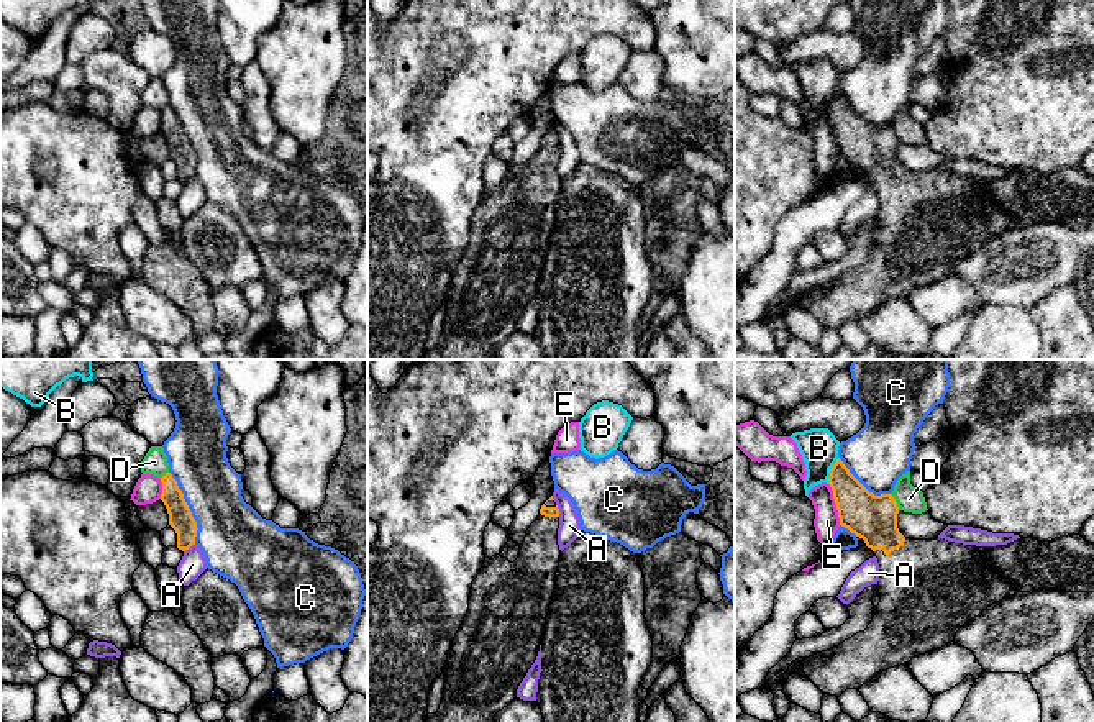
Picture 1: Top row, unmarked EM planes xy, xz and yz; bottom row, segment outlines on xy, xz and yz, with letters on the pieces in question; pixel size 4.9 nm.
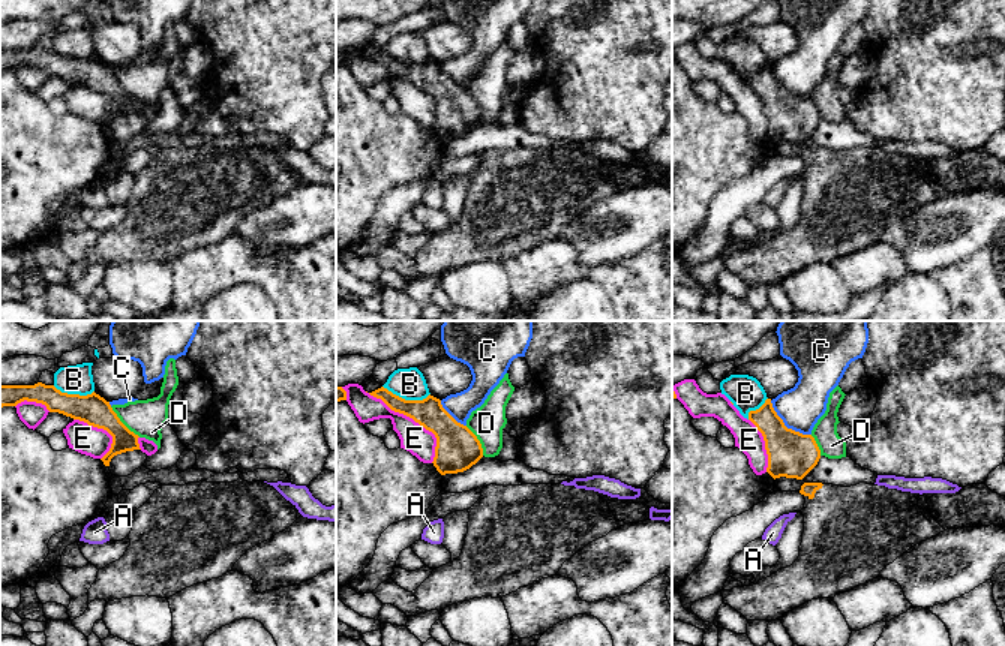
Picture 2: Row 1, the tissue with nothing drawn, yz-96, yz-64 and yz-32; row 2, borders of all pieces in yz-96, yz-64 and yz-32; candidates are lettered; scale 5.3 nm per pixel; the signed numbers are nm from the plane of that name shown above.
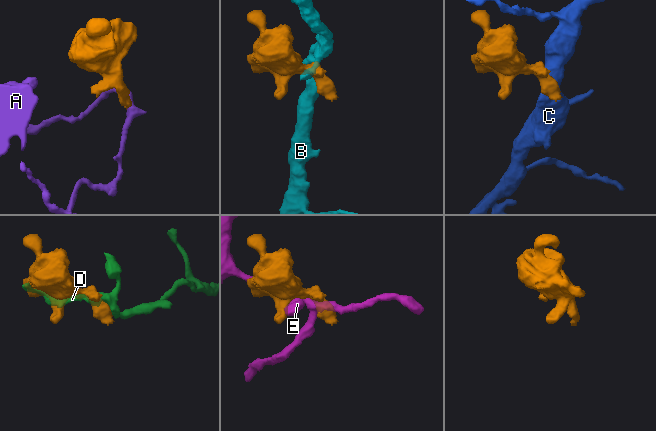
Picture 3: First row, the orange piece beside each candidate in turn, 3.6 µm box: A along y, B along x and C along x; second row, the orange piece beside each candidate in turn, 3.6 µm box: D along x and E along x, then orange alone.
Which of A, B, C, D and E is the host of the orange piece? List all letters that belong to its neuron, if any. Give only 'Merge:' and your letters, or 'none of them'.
Merge: none of them

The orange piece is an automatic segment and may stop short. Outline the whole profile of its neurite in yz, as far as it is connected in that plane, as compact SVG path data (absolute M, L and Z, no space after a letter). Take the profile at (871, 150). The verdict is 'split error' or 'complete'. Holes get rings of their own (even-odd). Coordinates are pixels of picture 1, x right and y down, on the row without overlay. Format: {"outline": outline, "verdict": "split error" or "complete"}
{"outline": "M838 90L830 102L840 158L863 171L879 195L881 235L864 264L804 290L805 308L840 330L879 305L941 281L989 238L1019 223L989 203L976 177L910 172L897 161L892 126L869 125Z", "verdict": "split error"}

